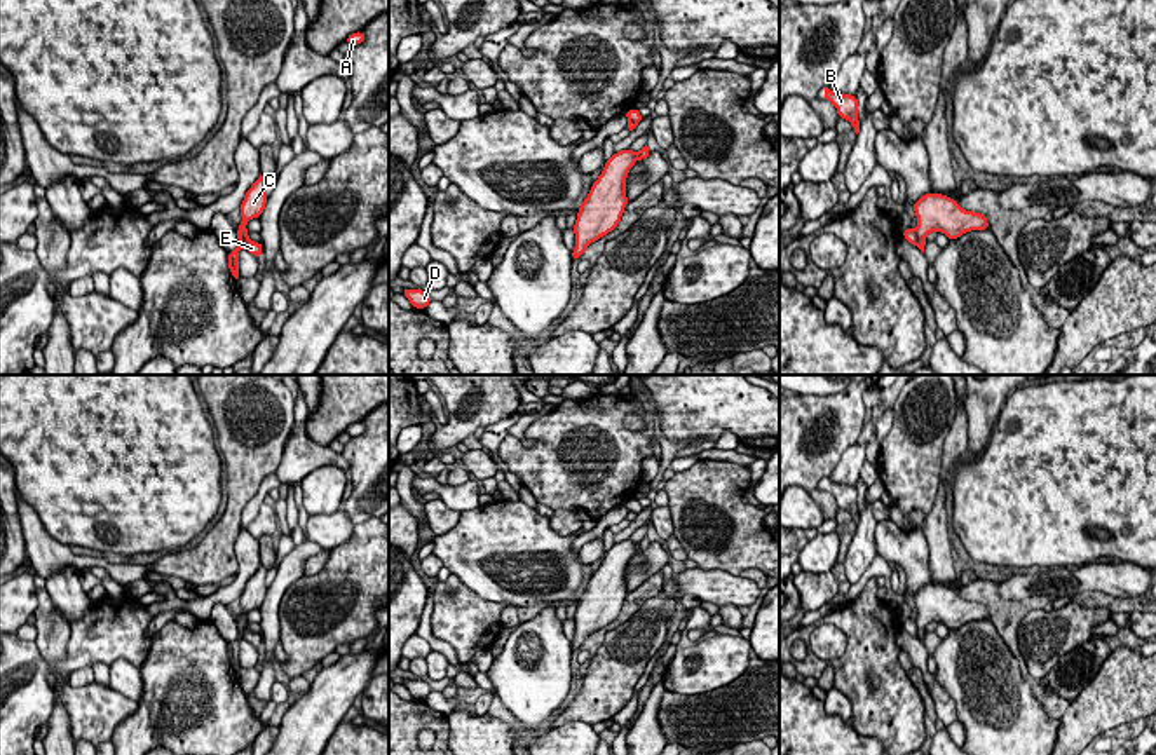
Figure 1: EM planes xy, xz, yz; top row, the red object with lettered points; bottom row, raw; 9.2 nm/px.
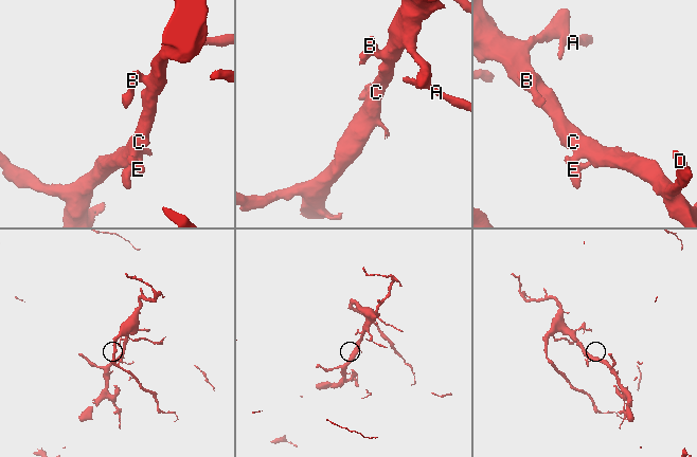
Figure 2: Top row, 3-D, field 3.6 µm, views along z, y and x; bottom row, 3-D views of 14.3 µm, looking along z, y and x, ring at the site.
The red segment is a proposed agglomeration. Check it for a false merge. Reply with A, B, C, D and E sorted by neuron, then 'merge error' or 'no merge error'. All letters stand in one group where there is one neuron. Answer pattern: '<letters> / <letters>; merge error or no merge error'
A B C D / E; merge error

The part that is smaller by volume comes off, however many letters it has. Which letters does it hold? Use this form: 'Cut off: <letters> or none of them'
Cut off: E

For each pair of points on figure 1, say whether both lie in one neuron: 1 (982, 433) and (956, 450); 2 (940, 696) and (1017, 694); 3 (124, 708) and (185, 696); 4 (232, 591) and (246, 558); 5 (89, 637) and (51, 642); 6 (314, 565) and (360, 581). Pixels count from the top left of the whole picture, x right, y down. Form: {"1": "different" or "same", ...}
{"1": "different", "2": "different", "3": "different", "4": "same", "5": "different", "6": "different"}

